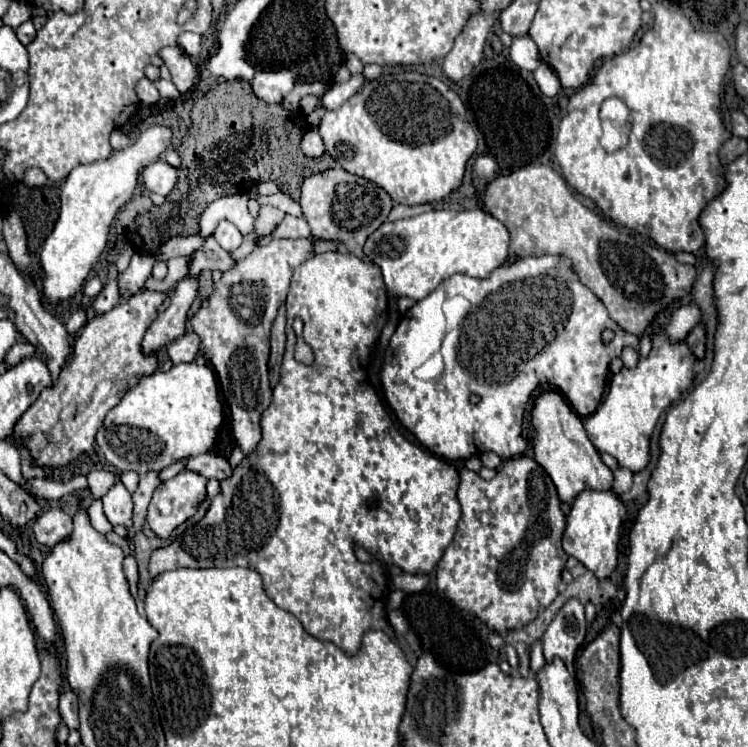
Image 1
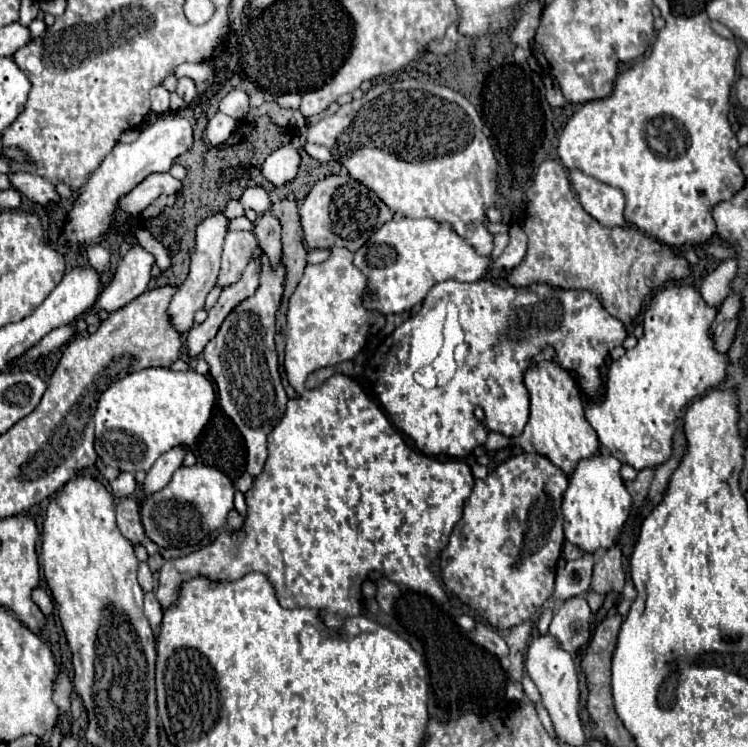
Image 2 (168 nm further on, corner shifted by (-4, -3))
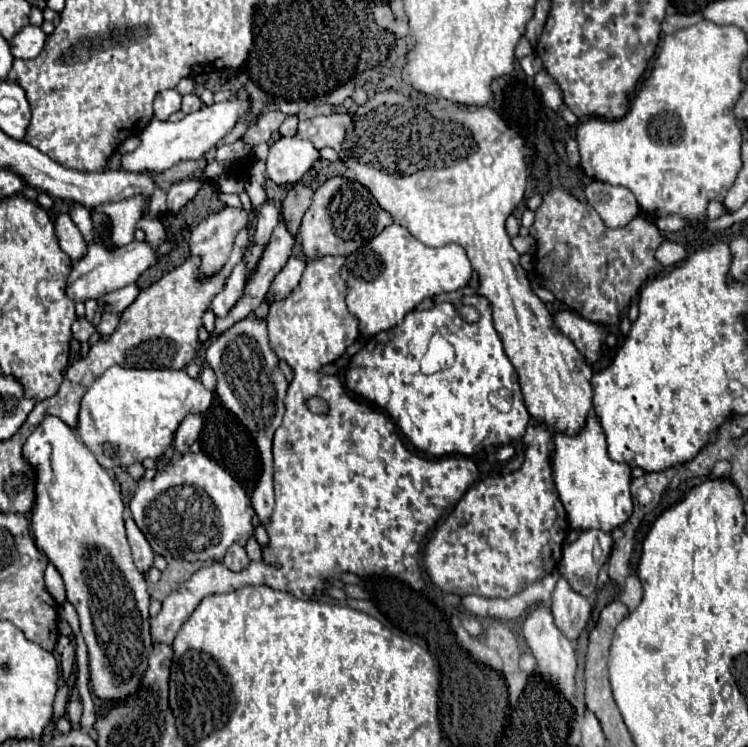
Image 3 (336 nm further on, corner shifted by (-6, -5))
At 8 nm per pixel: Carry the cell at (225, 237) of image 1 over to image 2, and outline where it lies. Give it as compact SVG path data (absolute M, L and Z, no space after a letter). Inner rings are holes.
M231 230L223 246L223 262L221 262L217 284L221 288L235 284L241 278L249 260L253 258L255 250L257 250L257 240L253 232L233 232Z

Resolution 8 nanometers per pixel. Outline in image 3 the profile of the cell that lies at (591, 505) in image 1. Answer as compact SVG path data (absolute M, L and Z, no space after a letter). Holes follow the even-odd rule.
M587 418L585 428L577 436L553 434L553 444L553 478L571 526L581 532L587 528L613 532L623 526L633 512L633 498L629 492L631 468L627 464L613 462L607 456L605 434L597 418Z

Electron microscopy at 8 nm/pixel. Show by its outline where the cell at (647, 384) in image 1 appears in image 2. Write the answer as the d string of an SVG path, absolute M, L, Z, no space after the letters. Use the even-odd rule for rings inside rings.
M667 284L655 292L643 312L643 338L637 340L637 346L627 350L619 360L613 360L607 376L603 394L595 400L589 398L585 416L595 428L599 442L611 452L617 454L617 460L633 466L635 470L653 468L663 464L673 454L673 436L677 430L679 414L693 402L697 396L703 396L711 388L719 388L727 378L729 356L715 350L711 338L711 322L715 320L719 308L705 304L697 284Z

